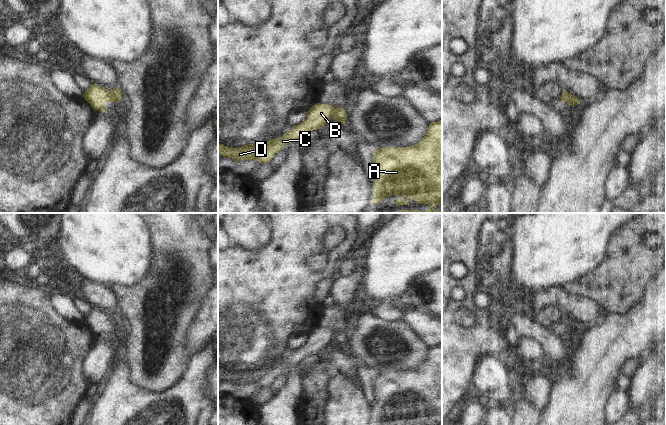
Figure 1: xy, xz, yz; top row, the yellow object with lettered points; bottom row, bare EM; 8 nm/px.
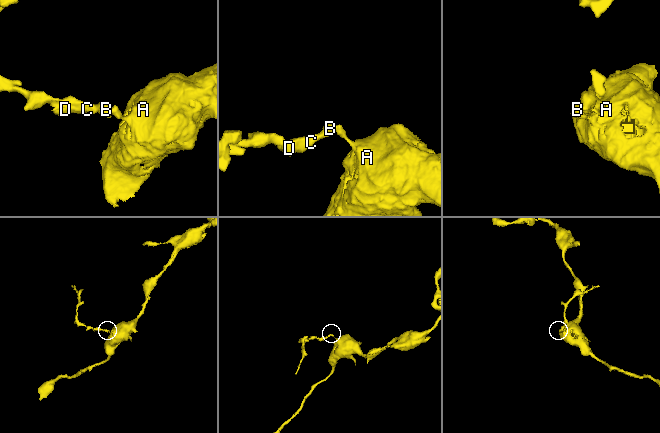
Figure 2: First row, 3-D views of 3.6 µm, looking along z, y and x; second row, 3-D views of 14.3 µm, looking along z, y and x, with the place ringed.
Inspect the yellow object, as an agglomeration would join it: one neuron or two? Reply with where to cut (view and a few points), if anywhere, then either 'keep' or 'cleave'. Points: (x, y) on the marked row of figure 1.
xy (109, 91), (114, 101) | cleave

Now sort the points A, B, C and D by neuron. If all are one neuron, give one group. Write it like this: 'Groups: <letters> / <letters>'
Groups: A / B C D

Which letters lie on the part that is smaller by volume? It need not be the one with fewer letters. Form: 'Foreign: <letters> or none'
Foreign: B, C, D

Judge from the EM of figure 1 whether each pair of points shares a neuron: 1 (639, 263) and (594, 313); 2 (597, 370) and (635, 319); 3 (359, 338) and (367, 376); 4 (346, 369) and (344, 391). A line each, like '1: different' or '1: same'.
1: different
2: same
3: different
4: different

